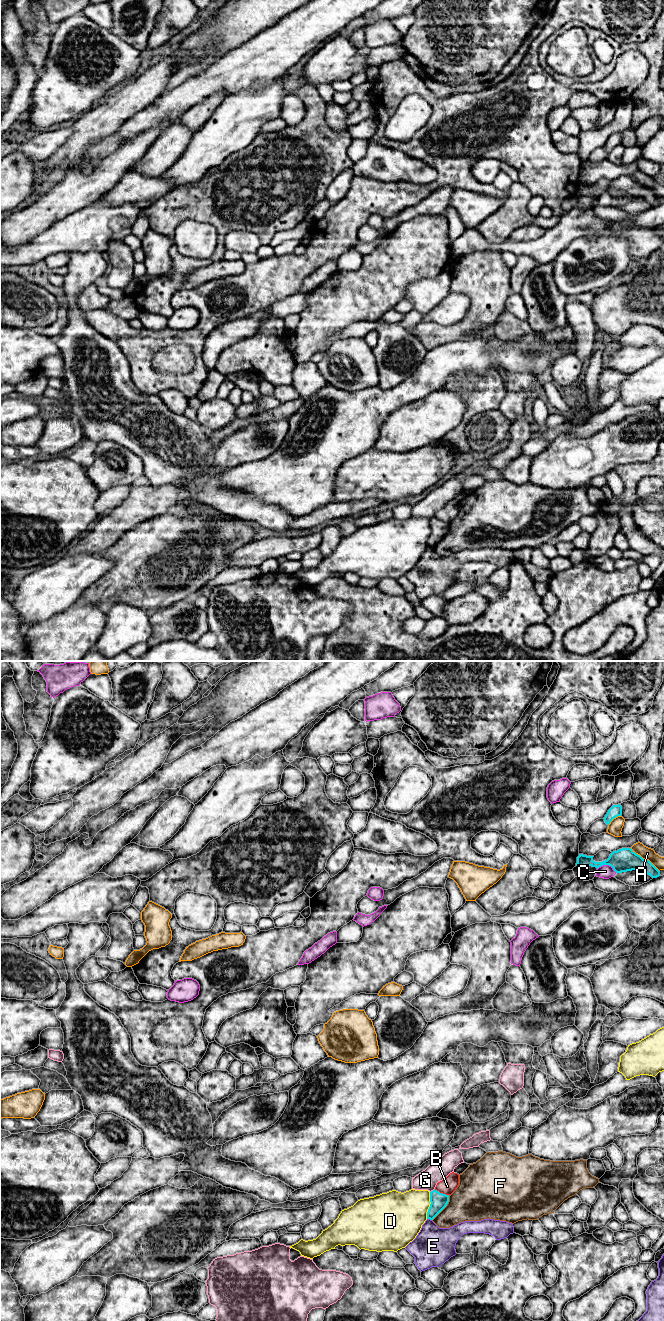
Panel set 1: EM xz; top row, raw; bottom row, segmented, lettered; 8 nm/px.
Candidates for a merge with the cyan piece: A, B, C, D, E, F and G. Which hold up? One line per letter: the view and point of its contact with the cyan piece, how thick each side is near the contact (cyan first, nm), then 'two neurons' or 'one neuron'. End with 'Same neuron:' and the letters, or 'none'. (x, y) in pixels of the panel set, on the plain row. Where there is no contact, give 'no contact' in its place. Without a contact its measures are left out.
A: xz (645, 187) | 190/100 nm | two neurons
B: xz (441, 521) | 140/130 nm | two neurons
C: xz (607, 192) | 190/110 nm | two neurons
D: xz (430, 533) | 140/360 nm | two neurons
E: xz (429, 546) | 140/320 nm | two neurons
F: xz (444, 535) | 140/340 nm | two neurons
G: xz (433, 518) | 140/160 nm | two neurons
Same neuron: none

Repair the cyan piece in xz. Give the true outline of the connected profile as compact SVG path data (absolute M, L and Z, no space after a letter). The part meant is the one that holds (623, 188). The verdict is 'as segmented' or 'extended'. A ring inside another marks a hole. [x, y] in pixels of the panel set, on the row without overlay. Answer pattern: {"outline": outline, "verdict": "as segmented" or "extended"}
{"outline": "M622 176L613 179L609 186L602 190L595 190L594 184L579 182L576 194L592 194L597 197L603 193L609 193L616 201L622 201L632 198L643 198L652 206L660 204L660 199L647 187L643 187L631 176Z", "verdict": "as segmented"}

